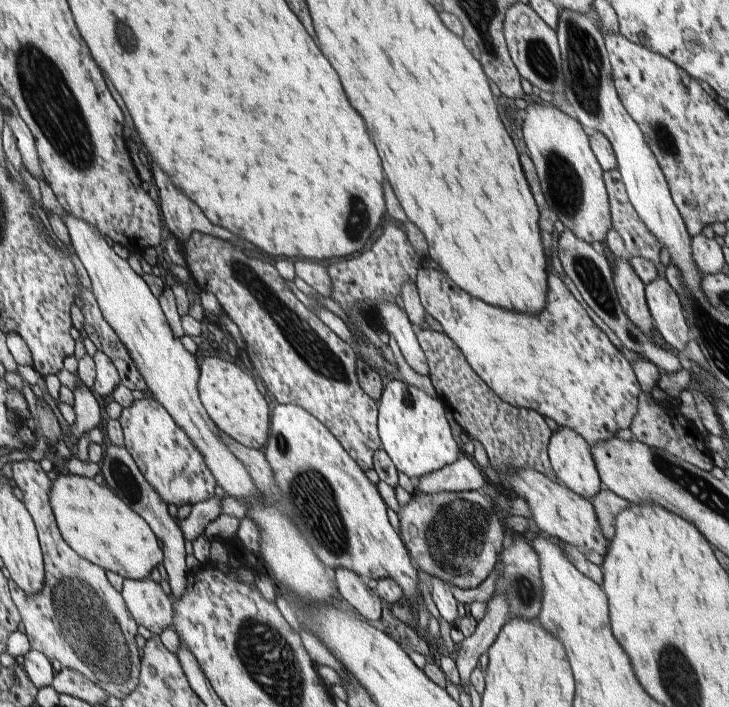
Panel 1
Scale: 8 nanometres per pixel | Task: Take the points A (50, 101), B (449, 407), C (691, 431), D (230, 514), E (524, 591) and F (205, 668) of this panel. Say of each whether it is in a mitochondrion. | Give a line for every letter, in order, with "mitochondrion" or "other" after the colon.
A: mitochondrion
B: other
C: other
D: other
E: mitochondrion
F: other

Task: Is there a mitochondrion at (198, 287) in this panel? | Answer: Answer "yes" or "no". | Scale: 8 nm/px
no

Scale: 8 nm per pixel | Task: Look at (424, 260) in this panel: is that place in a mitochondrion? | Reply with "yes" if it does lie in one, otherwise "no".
no

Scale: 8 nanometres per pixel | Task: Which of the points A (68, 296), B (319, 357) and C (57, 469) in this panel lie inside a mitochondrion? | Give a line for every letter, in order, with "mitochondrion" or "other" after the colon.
A: other
B: mitochondrion
C: other

